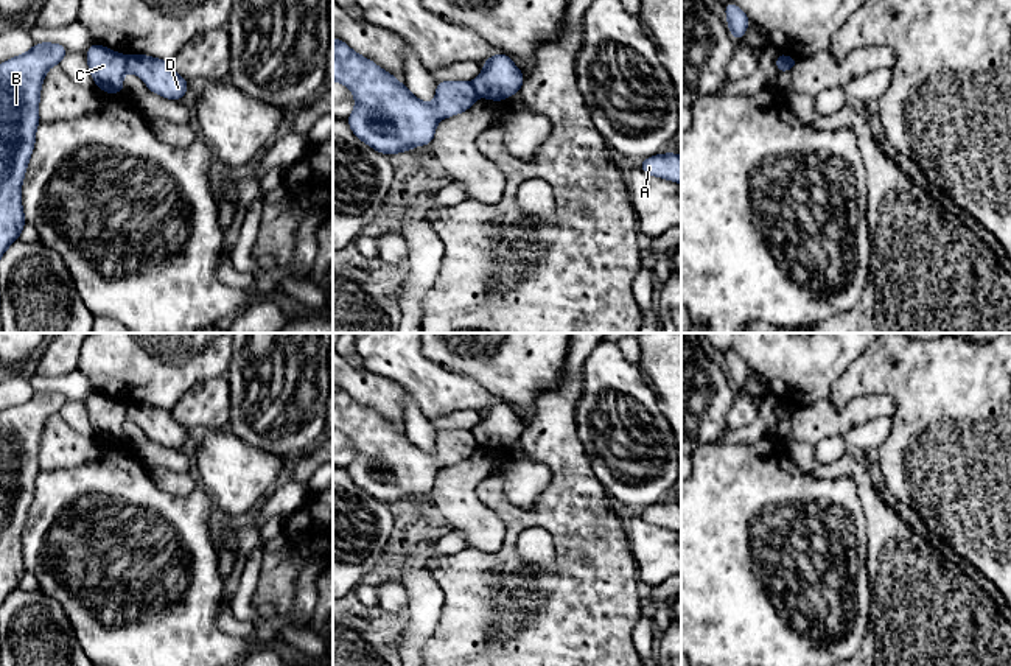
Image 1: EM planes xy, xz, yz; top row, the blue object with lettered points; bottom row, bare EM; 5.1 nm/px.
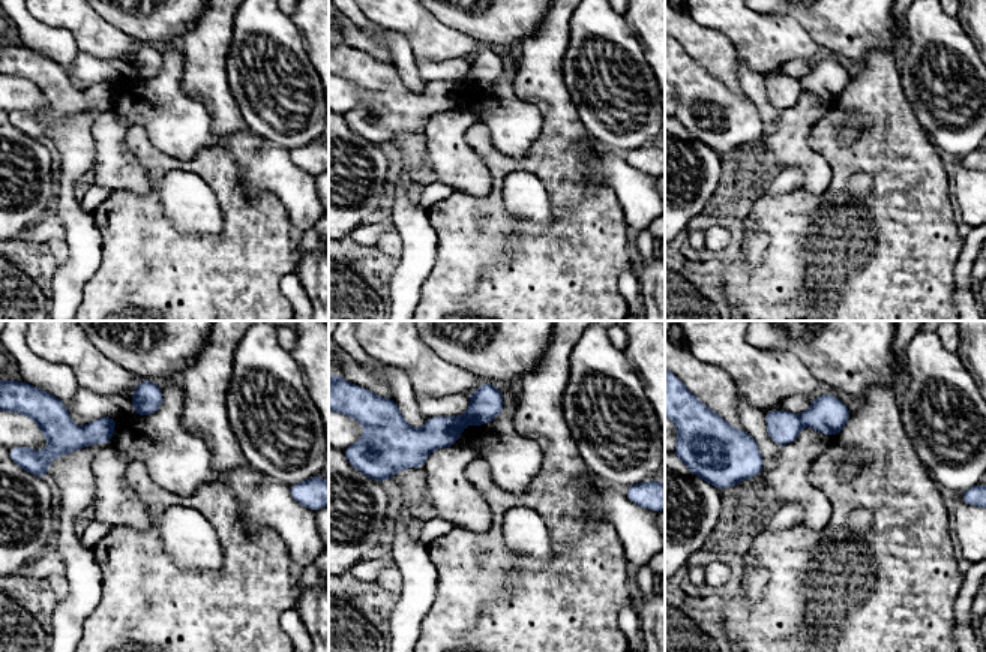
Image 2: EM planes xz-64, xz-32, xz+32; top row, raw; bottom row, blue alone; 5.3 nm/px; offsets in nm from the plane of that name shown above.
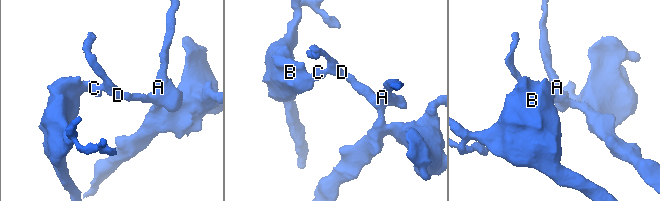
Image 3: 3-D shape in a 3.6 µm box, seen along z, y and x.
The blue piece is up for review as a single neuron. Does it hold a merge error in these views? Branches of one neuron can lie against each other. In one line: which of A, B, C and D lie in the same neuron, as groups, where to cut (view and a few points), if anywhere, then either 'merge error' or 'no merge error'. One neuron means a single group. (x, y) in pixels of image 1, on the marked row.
A D / B C | xy (128, 56), (125, 70) | merge error

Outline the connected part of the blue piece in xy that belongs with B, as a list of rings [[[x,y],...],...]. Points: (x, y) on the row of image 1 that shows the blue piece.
[[[36,42],[30,51],[0,64],[0,258],[19,240],[26,224],[22,209],[22,182],[34,151],[36,129],[40,123],[42,81],[48,68],[61,64],[67,53],[67,48],[61,44]]]

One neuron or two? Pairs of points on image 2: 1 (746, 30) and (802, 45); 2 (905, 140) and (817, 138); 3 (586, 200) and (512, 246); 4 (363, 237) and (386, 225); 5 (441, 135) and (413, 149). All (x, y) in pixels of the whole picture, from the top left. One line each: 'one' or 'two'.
1: one
2: one
3: one
4: one
5: two

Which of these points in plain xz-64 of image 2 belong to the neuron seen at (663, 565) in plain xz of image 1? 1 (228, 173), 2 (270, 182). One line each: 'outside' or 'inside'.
1: outside
2: inside

